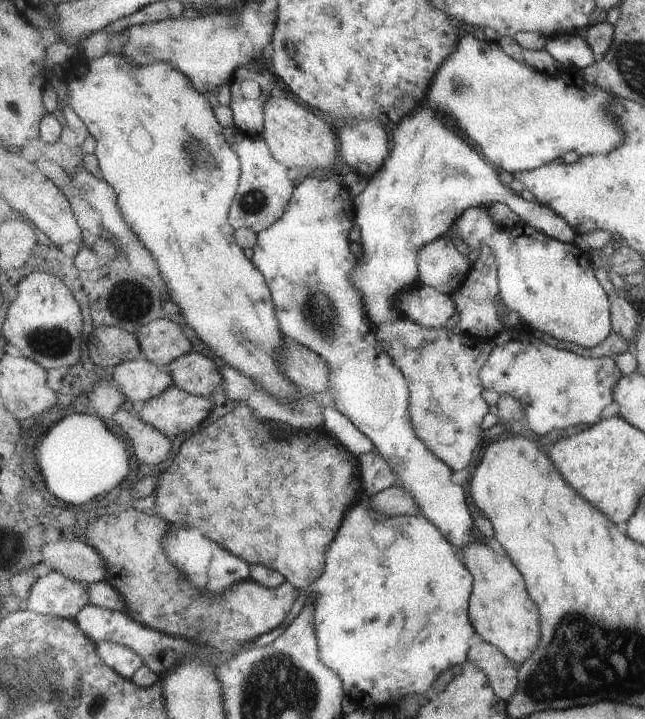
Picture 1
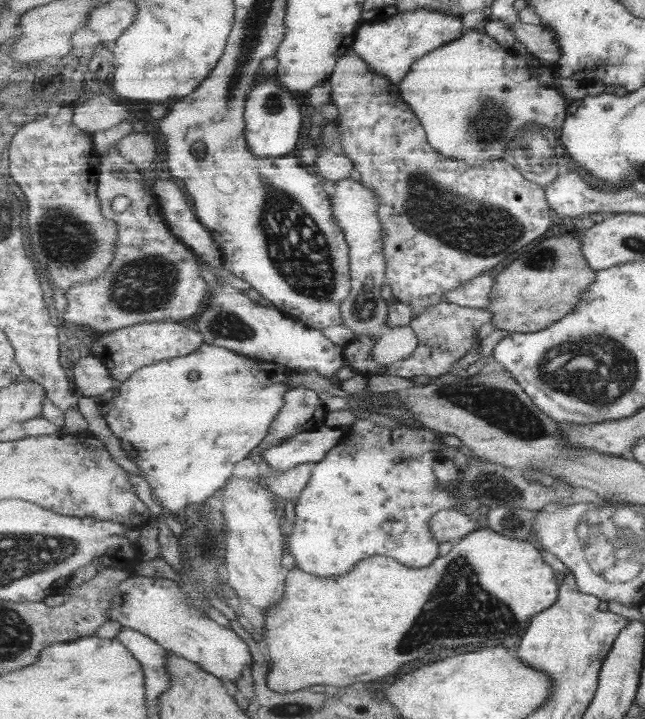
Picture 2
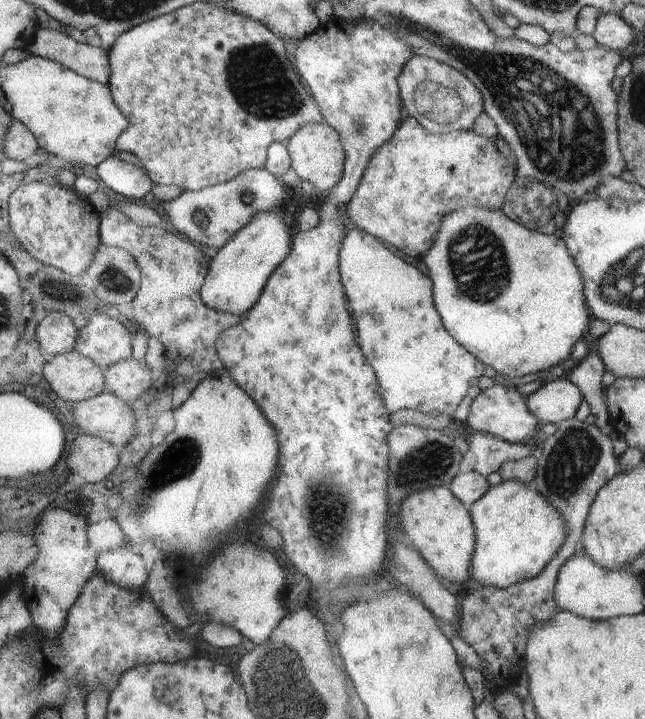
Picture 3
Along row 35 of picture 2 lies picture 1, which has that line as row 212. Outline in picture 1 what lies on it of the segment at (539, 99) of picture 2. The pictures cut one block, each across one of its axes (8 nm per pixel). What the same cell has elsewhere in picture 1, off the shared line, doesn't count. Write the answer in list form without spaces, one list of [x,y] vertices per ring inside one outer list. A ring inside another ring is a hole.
[[[487,206],[467,210],[457,220],[452,232],[457,232],[461,236],[474,258],[484,246],[489,246],[498,263],[499,299],[508,311],[516,311],[526,324],[531,324],[533,328],[537,326],[537,330],[541,330],[549,336],[576,343],[587,349],[595,348],[611,334],[611,330],[613,330],[612,304],[609,301],[609,295],[605,294],[603,286],[599,284],[599,280],[595,276],[589,252],[578,248],[575,243],[565,243],[555,238],[549,238],[543,233],[536,232],[525,222],[513,228],[499,227],[489,217]]]

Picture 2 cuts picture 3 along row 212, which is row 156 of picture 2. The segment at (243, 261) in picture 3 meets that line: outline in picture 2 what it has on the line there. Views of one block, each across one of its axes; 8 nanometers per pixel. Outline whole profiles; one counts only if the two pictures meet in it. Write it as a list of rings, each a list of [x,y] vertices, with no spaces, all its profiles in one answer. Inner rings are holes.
[[[266,81],[251,90],[247,97],[244,119],[246,138],[257,157],[280,158],[296,153],[303,128],[303,114],[301,114],[303,100],[283,88],[277,81]]]

